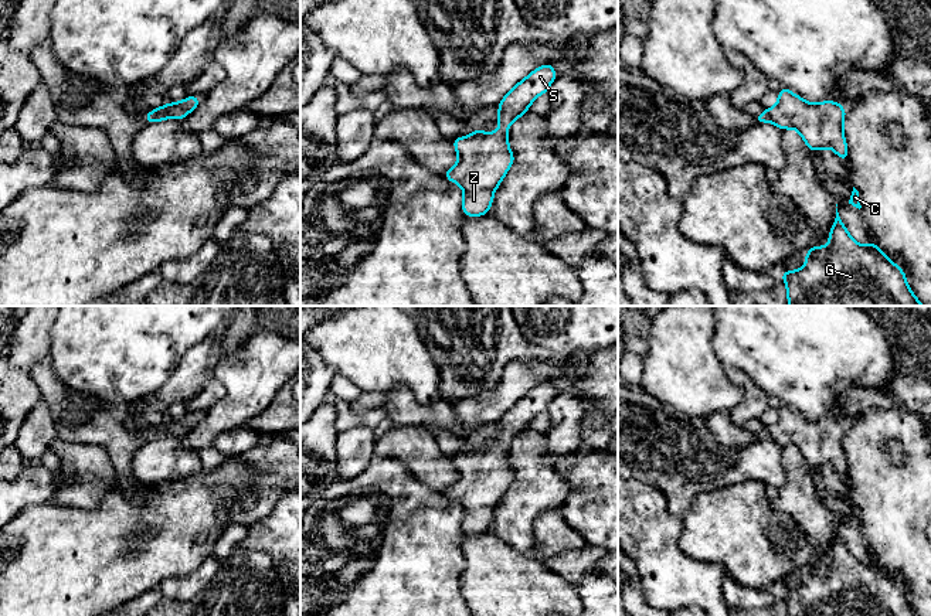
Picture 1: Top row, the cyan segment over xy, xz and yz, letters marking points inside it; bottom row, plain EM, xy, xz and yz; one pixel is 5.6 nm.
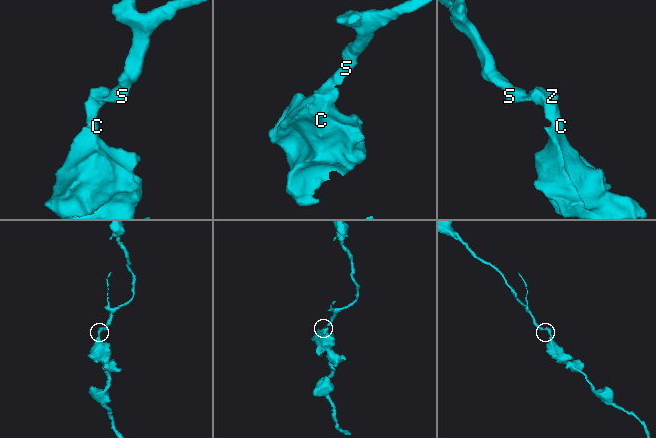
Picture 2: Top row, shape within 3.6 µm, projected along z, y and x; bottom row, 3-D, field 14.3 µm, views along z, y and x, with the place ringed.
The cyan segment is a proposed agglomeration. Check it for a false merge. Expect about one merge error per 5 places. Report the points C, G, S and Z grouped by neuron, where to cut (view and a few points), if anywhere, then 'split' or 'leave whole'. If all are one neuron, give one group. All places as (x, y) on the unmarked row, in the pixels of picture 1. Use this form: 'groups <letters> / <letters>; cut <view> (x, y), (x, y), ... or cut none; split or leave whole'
groups C G S Z; cut none; leave whole

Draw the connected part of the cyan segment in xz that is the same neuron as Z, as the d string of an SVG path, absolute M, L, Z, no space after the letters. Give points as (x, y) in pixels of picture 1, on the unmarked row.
M543 381L516 401L499 419L499 447L485 450L476 446L466 455L452 456L458 480L444 494L463 507L462 530L465 534L487 532L493 511L514 480L509 466L507 445L527 430L533 418L547 411L557 388L553 381Z

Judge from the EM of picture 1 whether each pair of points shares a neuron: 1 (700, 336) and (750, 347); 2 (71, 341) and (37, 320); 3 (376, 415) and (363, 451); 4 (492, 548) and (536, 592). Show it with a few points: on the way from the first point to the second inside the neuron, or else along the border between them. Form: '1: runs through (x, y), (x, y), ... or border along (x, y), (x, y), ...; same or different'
1: border along (713, 320), (713, 351), (724, 367); different
2: border along (55, 320), (50, 333), (50, 351), (47, 356); different
3: border along (371, 428), (350, 426), (339, 432); different
4: runs through (503, 560), (526, 582); same

